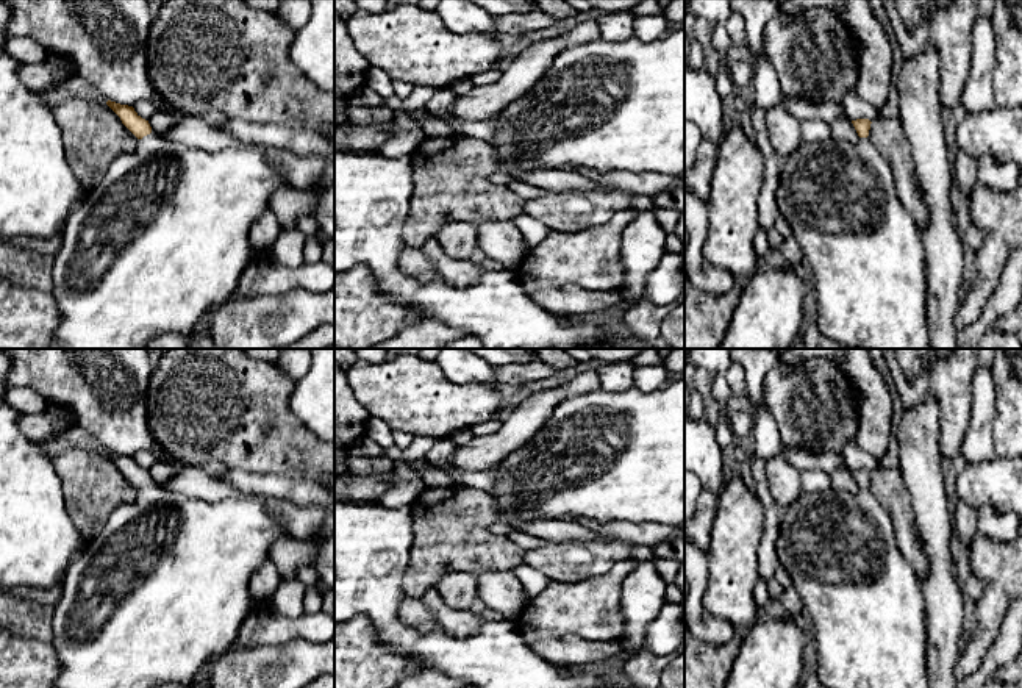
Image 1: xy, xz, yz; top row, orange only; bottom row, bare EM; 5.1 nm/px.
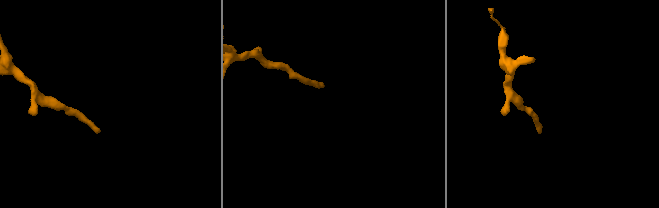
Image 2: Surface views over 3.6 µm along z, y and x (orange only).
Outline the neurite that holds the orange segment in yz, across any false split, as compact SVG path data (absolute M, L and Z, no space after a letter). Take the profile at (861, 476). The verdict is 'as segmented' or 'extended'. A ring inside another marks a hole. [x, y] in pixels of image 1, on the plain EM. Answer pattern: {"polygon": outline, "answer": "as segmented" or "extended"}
{"polygon": "M852 471L859 491L803 491L783 508L775 552L803 602L825 688L930 688L927 608L920 579L900 554L892 521L869 491L870 471Z", "answer": "extended"}

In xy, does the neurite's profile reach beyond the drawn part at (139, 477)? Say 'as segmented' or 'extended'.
extended

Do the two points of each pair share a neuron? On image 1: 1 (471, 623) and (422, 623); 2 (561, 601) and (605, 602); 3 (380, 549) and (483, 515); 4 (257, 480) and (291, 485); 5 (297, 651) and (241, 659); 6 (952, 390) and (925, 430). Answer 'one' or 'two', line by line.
1: two
2: one
3: two
4: one
5: one
6: two

